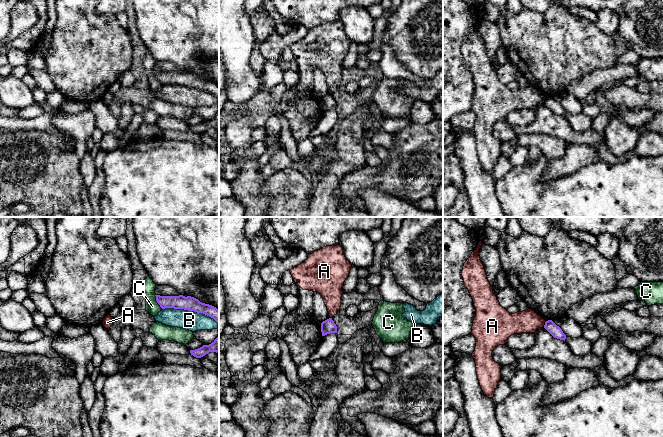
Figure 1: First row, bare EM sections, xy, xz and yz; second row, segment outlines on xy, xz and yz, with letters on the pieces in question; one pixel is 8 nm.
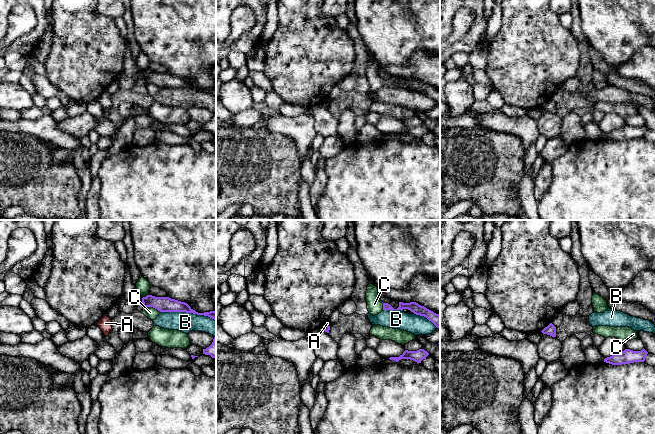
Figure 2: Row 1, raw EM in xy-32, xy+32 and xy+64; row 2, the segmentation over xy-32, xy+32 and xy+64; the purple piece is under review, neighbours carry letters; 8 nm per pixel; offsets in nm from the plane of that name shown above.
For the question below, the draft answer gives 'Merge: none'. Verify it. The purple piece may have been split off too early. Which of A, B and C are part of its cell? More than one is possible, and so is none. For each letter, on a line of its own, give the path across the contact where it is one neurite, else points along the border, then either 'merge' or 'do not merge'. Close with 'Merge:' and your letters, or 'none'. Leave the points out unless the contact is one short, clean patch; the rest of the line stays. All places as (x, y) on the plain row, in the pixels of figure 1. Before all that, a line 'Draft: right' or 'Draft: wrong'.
Draft: right
A: along yz (546, 97), (543, 102) | do not merge
B: do not merge
C: along xy (155, 70), (155, 76), (162, 84) | do not merge
Merge: none

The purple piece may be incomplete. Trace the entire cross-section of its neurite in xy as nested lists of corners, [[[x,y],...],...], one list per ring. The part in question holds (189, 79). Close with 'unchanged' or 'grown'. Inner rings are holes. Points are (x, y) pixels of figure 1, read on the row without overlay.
[[[155,71],[156,77],[162,85],[174,84],[184,85],[188,87],[194,87],[197,89],[203,89],[213,94],[219,100],[219,86],[209,80],[200,78],[198,75],[191,72],[160,72]]] | unchanged

